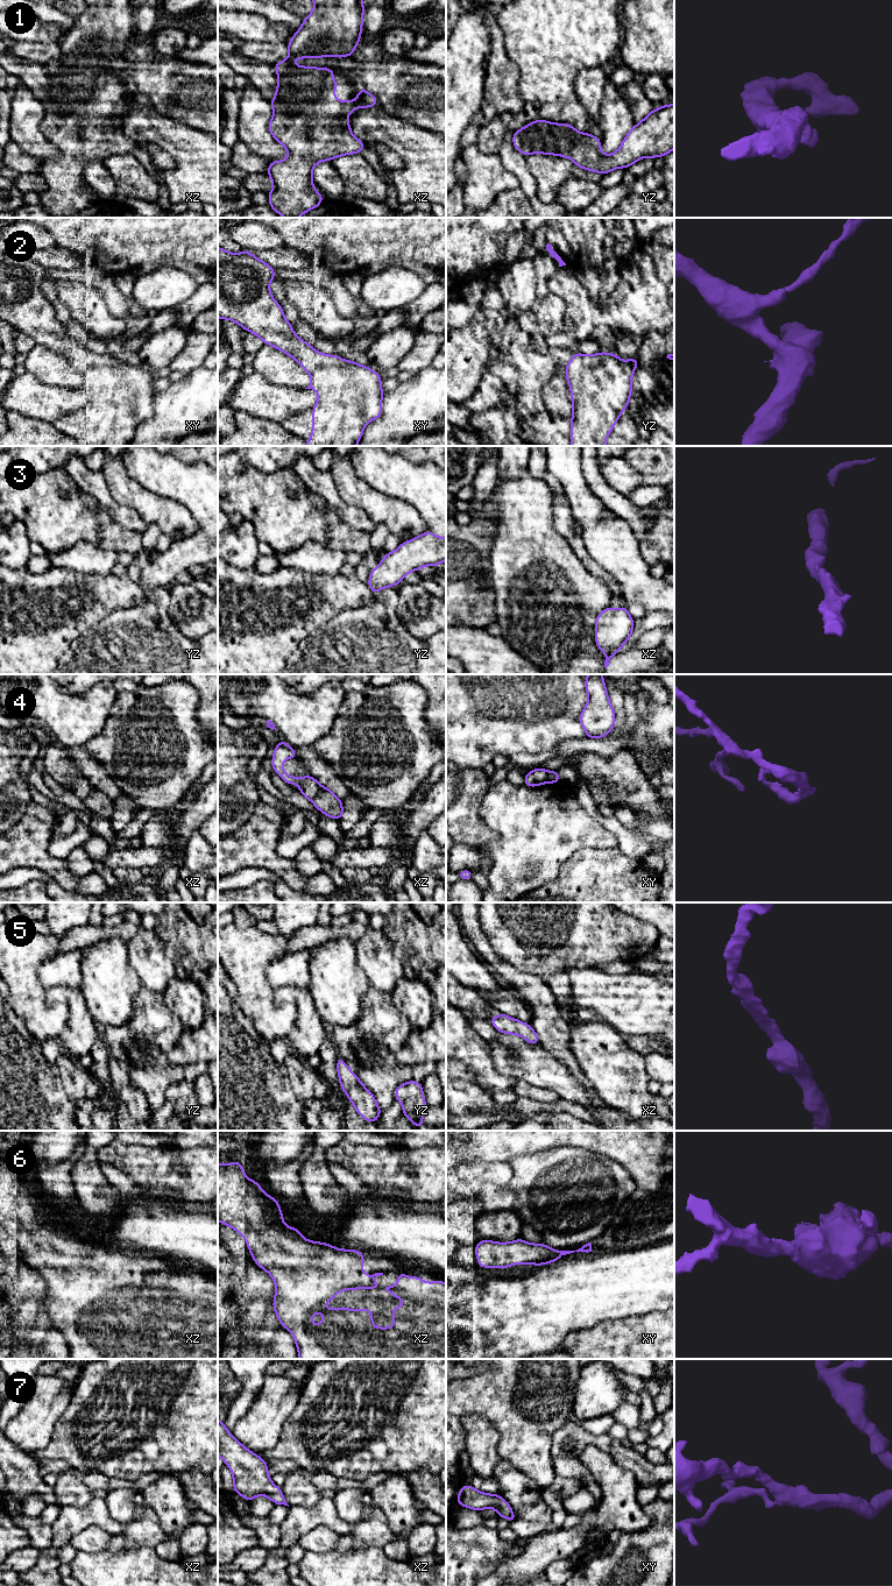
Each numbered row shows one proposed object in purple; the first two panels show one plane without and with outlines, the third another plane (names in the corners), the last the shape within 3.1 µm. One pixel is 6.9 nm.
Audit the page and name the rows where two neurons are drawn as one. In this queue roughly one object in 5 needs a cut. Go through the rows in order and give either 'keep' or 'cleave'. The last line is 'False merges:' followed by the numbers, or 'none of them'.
1: keep
2: keep
3: keep
4: cleave
5: keep
6: keep
7: keep
False merges: 4

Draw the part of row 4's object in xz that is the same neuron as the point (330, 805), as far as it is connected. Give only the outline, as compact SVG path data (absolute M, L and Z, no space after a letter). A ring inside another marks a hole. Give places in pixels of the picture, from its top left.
M320 787L311 801L324 815L337 820L344 817L342 800L334 795L330 787Z

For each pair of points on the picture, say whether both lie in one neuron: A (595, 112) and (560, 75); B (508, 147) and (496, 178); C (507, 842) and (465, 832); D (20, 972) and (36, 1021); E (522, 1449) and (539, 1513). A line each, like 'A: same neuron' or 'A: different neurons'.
A: different neurons
B: different neurons
C: different neurons
D: same neuron
E: different neurons

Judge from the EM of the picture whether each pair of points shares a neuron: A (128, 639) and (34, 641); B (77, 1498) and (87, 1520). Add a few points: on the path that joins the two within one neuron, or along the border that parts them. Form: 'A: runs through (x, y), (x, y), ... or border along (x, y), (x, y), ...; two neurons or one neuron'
A: border along (94, 624), (78, 636), (57, 661); two neurons
B: border along (92, 1496), (82, 1506), (62, 1507); two neurons

